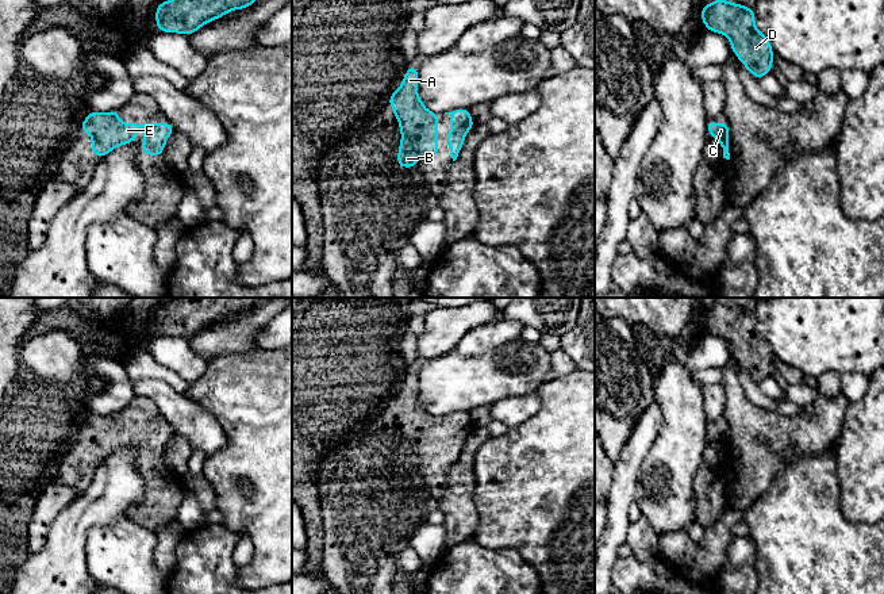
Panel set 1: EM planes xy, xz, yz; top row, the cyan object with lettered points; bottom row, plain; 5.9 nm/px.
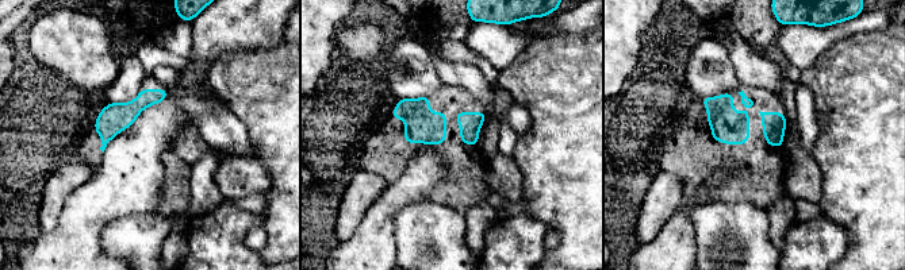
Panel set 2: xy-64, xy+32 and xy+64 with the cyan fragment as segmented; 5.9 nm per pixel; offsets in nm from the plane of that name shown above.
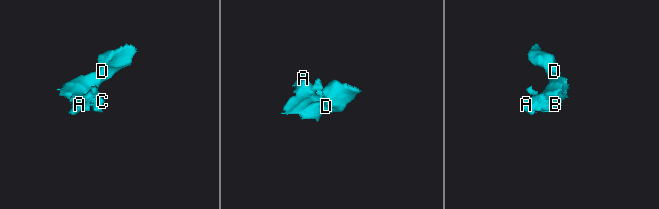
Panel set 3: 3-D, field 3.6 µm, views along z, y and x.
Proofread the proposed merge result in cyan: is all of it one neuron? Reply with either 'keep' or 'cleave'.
keep

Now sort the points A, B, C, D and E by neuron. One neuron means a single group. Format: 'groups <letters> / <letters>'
groups A B C D E

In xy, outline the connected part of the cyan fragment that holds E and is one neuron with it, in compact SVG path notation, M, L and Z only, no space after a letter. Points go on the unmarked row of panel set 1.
M119 413L109 415L91 414L80 433L92 441L92 457L105 460L120 448L137 444L135 436L143 432L142 456L146 459L162 459L165 447L174 434L172 426L122 426Z

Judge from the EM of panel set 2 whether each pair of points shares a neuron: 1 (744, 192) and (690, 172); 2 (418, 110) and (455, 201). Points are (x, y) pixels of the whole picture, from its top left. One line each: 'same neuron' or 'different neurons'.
1: same neuron
2: same neuron

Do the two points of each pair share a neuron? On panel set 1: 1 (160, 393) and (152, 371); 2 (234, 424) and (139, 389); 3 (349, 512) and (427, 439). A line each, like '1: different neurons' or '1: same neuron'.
1: different neurons
2: different neurons
3: same neuron

